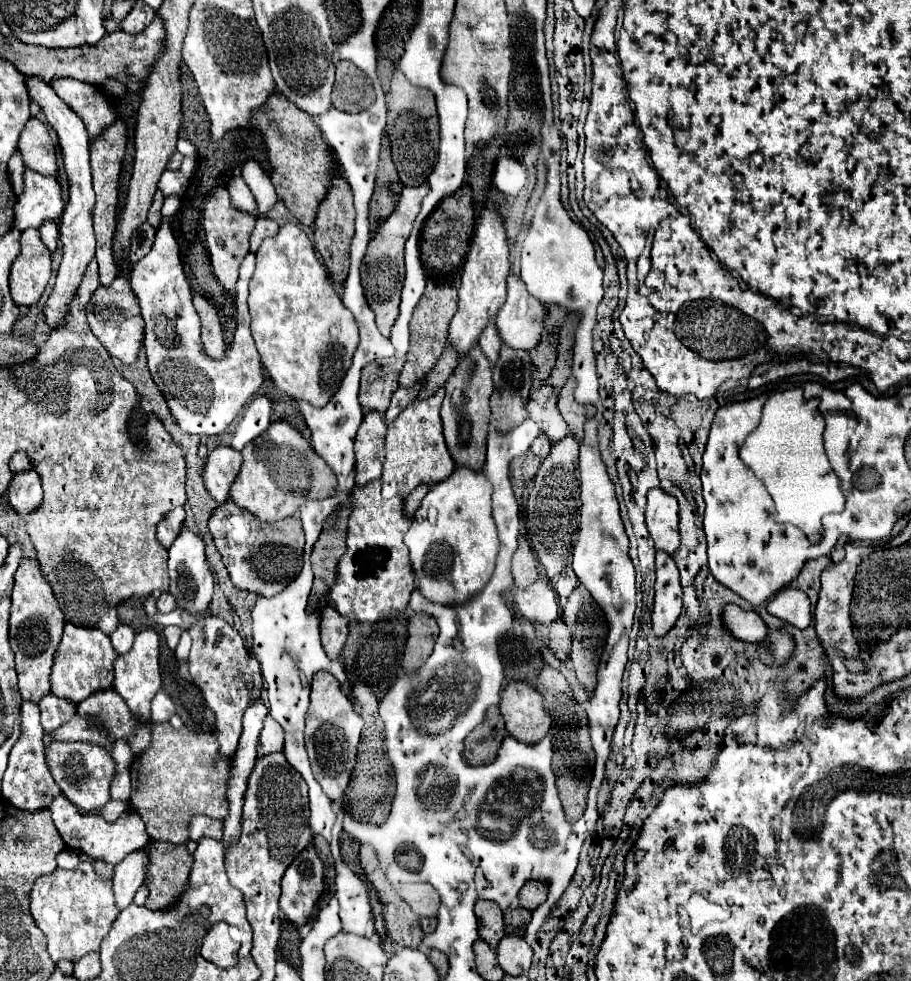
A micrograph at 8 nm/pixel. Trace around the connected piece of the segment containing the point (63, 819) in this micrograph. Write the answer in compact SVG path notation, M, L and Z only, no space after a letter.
M63 794L55 798L55 802L49 806L51 820L55 828L59 830L63 842L69 848L79 848L83 854L91 856L93 860L103 860L107 864L119 864L125 854L143 848L149 842L149 836L145 832L145 824L137 814L121 814L115 822L107 822L101 814L79 814L75 804L71 804Z

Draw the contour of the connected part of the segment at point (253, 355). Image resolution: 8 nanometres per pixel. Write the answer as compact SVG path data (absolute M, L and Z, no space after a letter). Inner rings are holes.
M167 196L161 208L161 224L153 248L143 256L131 270L131 288L139 300L141 316L145 320L145 340L149 372L163 392L171 414L175 416L181 430L187 434L207 434L217 436L227 430L239 410L253 398L253 394L263 384L263 366L259 352L249 330L249 280L255 270L255 254L247 254L239 280L235 286L235 308L243 310L237 314L237 332L229 354L223 360L211 360L199 340L199 316L193 308L191 286L185 278L183 263L180 258L179 244L173 236L171 220L181 207L179 196Z

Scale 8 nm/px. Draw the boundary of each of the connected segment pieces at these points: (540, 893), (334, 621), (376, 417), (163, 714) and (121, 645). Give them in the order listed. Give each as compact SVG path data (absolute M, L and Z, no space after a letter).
M527 882L519 890L519 906L525 910L535 910L539 904L547 900L547 884L545 882Z
M327 604L321 610L321 642L329 658L339 656L347 638L347 626L349 626L349 618L341 616L331 604Z
M367 412L363 418L363 424L355 438L355 454L357 454L357 466L355 466L355 482L367 484L371 480L381 478L383 460L385 460L385 422L383 414L379 412Z
M159 692L151 700L151 722L167 722L175 714L175 706L165 692Z
M119 624L117 630L109 636L111 642L113 642L113 648L117 654L127 654L127 650L133 646L133 638L135 638L135 632L127 626L127 624Z

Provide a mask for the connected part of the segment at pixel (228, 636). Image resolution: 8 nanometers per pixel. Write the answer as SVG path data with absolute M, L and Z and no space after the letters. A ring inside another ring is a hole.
M209 616L205 618L205 622L201 622L201 626L193 626L193 630L189 632L193 638L191 654L187 658L189 674L201 688L207 706L215 712L215 736L219 742L219 754L231 758L231 754L237 750L237 740L241 736L241 718L247 710L249 698L261 698L261 668L259 662L251 658L239 632L233 630L223 618Z

